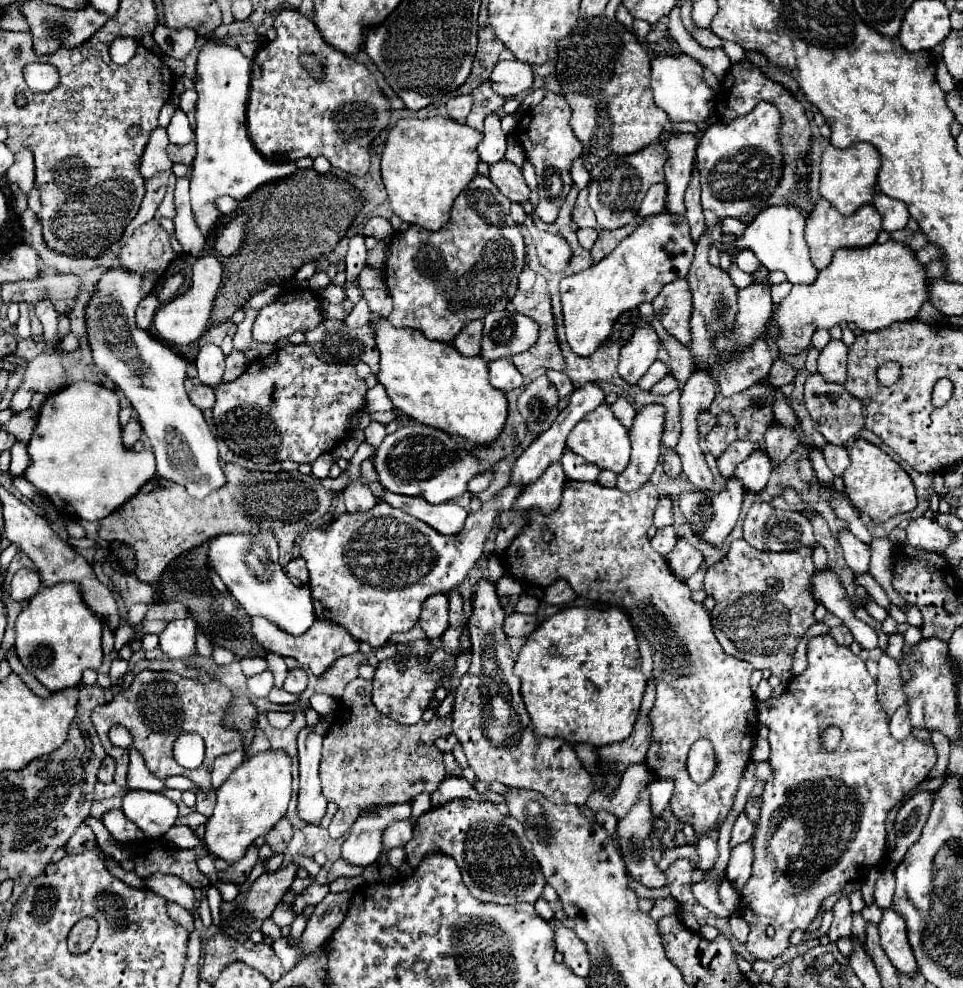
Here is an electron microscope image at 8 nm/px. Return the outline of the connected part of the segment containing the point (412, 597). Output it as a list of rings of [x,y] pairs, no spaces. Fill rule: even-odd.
[[[506,485],[480,511],[468,515],[464,529],[456,537],[436,533],[430,525],[394,509],[386,501],[378,501],[368,513],[342,513],[328,525],[310,529],[302,537],[300,555],[310,573],[310,595],[316,619],[342,625],[356,641],[364,641],[376,649],[394,633],[410,631],[418,621],[422,603],[430,595],[448,593],[462,583],[482,557],[496,517],[500,511],[512,509],[522,491],[522,485]],[[398,559],[406,565],[398,567]]]

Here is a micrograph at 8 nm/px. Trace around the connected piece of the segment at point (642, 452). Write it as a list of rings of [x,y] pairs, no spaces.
[[[646,405],[638,411],[630,429],[632,455],[628,467],[618,475],[616,487],[624,493],[632,493],[650,481],[652,471],[662,455],[662,429],[664,429],[664,407]]]

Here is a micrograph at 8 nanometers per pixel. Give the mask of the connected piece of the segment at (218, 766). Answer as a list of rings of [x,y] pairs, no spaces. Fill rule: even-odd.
[[[238,749],[238,751],[232,751],[224,757],[218,757],[216,763],[214,763],[214,769],[212,769],[212,785],[214,789],[218,789],[226,779],[228,775],[244,761],[244,751]]]

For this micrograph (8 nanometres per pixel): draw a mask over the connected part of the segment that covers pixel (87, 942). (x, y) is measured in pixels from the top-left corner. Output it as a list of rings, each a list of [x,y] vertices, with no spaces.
[[[90,917],[80,919],[72,927],[72,931],[68,935],[68,949],[72,953],[84,953],[84,951],[88,951],[92,947],[94,939],[96,939],[96,931],[98,931],[98,925],[96,925],[94,919],[90,919]]]

